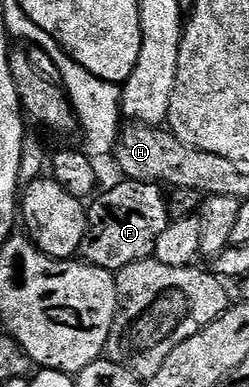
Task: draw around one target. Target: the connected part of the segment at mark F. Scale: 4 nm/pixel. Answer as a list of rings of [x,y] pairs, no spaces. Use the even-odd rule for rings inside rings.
[[[120,180],[105,194],[97,193],[91,199],[87,212],[88,227],[80,245],[79,257],[92,266],[113,272],[153,257],[158,236],[166,232],[170,221],[165,191],[154,182]]]

